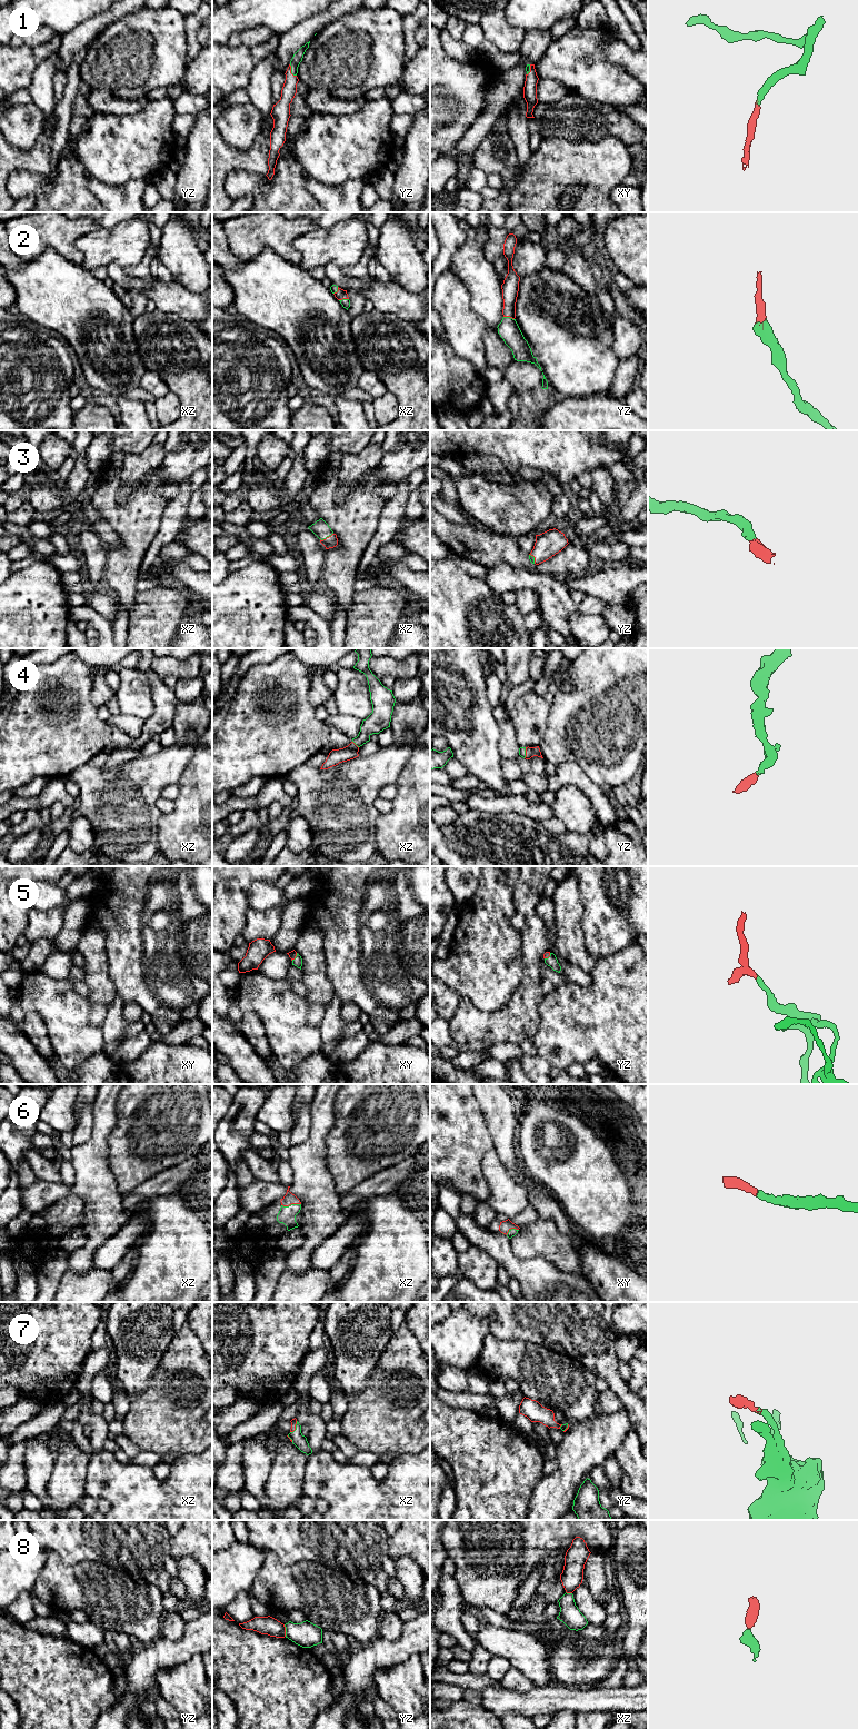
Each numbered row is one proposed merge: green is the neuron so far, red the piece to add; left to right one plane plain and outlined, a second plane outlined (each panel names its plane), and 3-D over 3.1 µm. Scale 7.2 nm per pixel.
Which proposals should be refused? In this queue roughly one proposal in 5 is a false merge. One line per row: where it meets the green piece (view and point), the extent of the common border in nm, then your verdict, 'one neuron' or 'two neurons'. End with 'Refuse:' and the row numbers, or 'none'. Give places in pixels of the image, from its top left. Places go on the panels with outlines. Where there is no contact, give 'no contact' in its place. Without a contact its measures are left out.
1: yz (291, 71) | 100 nm | one neuron
2: yz (509, 317) | 80 nm | one neuron
3: xz (326, 537) | 110 nm | one neuron
4: xz (355, 743) | 70 nm | one neuron
5: xy (296, 957) | 70 nm | one neuron
6: xz (291, 1204) | 140 nm | one neuron
7: xz (296, 1428) | 100 nm | one neuron
8: yz (286, 1630) | 90 nm | one neuron
Refuse: none

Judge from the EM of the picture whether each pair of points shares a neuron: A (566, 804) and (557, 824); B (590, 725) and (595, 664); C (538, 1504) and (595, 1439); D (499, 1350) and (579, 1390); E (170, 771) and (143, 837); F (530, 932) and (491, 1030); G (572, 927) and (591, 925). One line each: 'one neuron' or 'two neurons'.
A: two neurons
B: one neuron
C: one neuron
D: one neuron
E: one neuron
F: one neuron
G: two neurons

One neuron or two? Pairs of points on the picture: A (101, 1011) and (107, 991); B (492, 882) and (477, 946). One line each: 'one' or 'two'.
A: one
B: one

